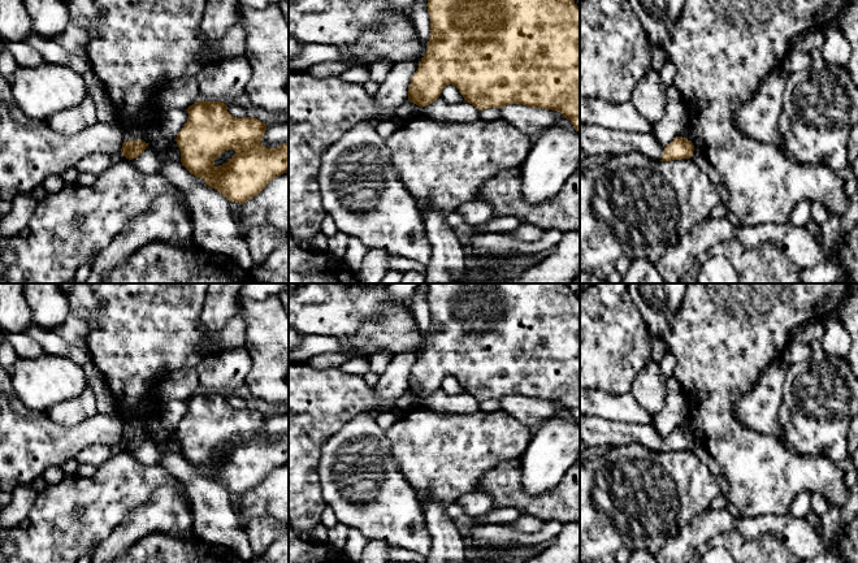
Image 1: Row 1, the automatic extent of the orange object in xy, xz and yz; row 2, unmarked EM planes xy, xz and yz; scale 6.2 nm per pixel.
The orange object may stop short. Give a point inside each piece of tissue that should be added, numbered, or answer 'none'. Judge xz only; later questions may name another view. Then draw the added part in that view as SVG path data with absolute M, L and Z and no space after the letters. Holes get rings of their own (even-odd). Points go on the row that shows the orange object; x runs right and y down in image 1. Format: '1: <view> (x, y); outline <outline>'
none

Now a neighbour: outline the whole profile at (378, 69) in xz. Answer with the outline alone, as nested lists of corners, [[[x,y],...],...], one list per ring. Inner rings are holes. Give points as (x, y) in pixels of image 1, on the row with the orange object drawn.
[[[380,59],[369,65],[370,81],[381,85],[393,68],[393,62],[387,59]]]

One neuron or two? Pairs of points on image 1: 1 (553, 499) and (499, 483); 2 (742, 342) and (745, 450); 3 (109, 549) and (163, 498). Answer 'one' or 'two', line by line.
1: one
2: one
3: one

